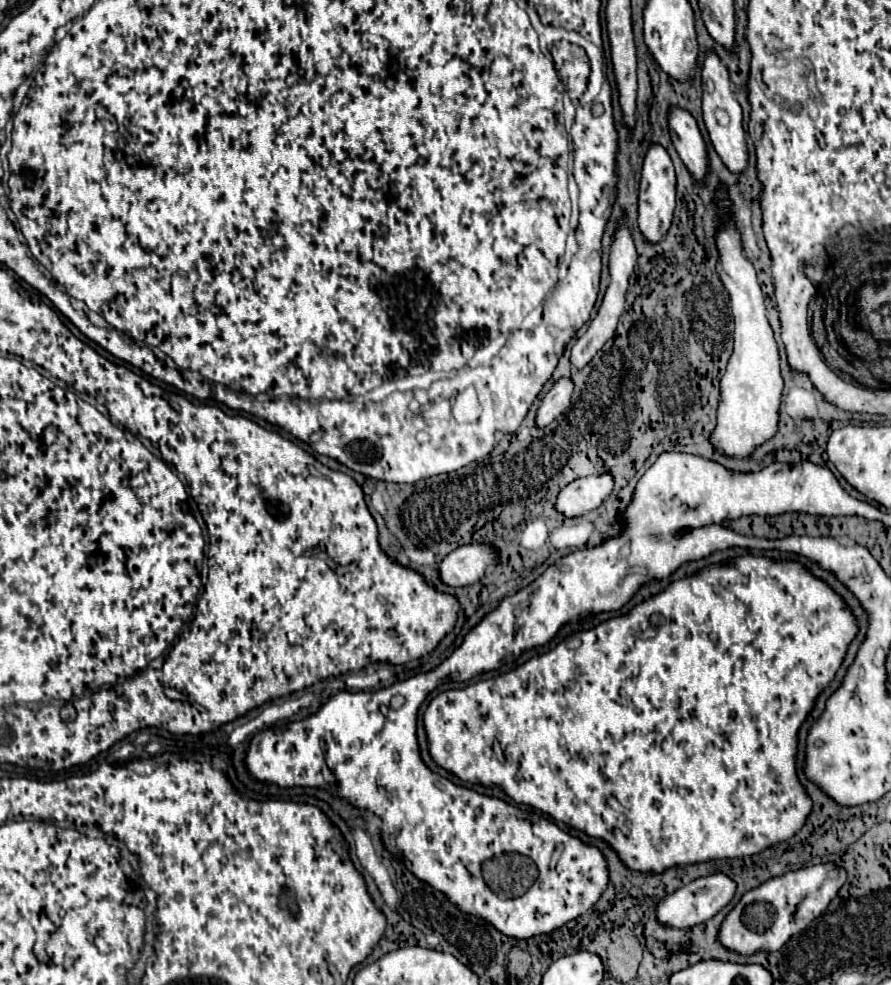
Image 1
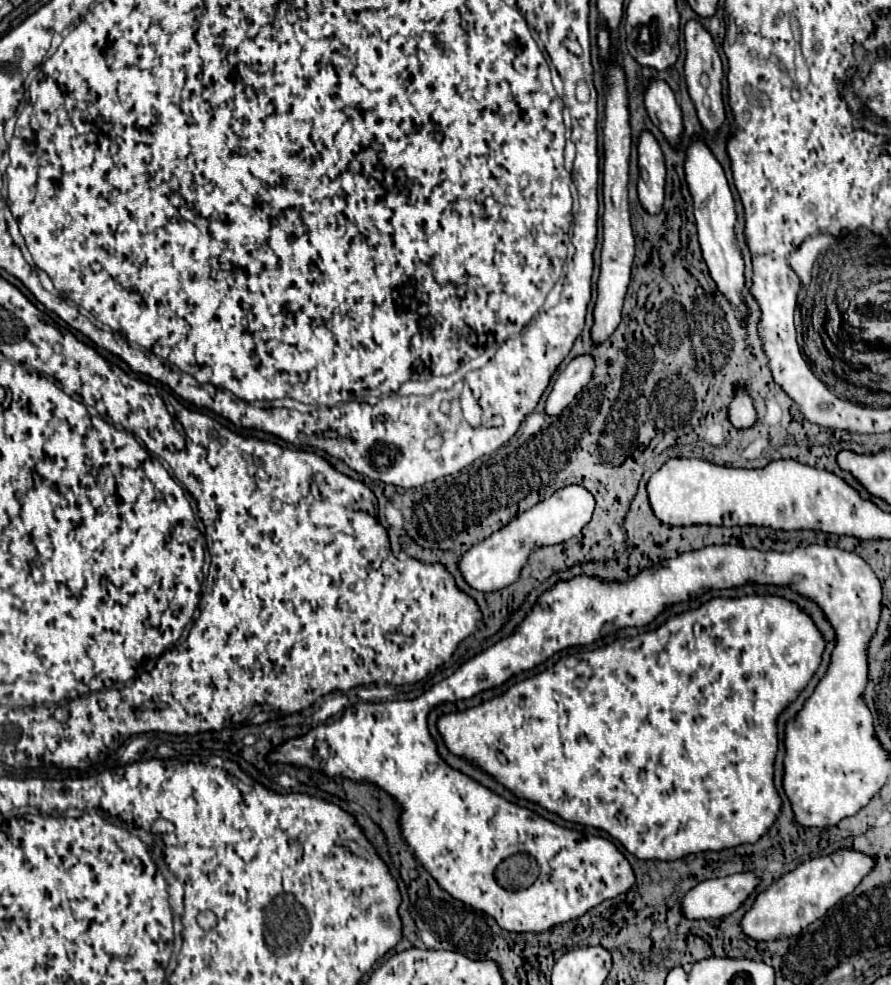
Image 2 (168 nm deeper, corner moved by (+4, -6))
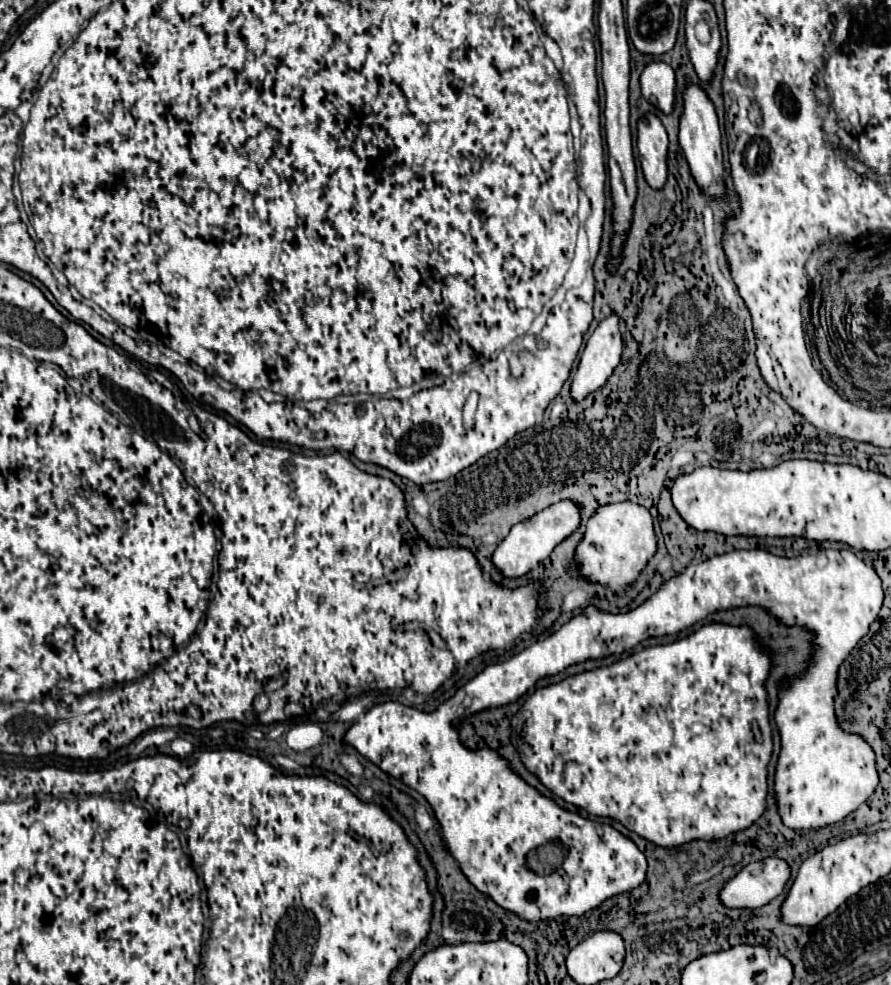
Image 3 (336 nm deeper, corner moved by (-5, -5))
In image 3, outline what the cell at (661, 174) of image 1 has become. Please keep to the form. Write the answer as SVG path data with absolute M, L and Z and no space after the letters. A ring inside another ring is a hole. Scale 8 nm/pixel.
M648 114L638 122L638 150L646 182L650 188L662 190L668 180L668 136L654 114Z

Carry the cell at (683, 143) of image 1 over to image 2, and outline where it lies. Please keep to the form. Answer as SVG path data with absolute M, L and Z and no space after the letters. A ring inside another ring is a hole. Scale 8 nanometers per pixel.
M655 79L647 85L645 109L649 113L649 119L663 131L667 141L675 145L679 139L679 133L683 131L683 117L681 117L681 109L677 105L675 93L665 81Z

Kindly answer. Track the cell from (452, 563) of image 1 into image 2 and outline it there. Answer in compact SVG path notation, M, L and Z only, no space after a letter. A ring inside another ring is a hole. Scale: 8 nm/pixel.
M569 485L555 491L549 499L543 499L541 503L537 503L537 507L531 507L529 511L517 515L505 527L495 531L489 539L471 547L459 563L463 577L471 587L479 591L497 591L515 583L533 549L565 543L575 537L591 521L593 507L593 495L579 485Z

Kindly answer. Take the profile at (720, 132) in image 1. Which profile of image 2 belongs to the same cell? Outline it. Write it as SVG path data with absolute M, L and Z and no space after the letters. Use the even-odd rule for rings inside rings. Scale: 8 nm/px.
M693 19L687 21L683 27L683 37L685 37L685 81L687 81L687 89L689 89L689 95L695 103L699 121L703 123L703 127L711 135L715 135L719 125L725 121L725 105L723 105L723 97L721 97L721 77L723 77L721 59L719 59L719 53L715 49L711 35L707 33L707 29L699 21L693 21Z

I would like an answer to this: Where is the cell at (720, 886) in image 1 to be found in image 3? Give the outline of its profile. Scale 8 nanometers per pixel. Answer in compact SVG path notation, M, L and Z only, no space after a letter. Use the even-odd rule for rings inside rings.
M764 858L744 866L724 884L718 898L728 908L758 908L782 894L790 868L780 858Z

